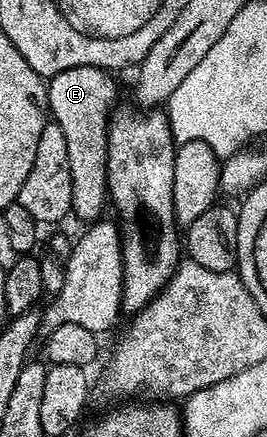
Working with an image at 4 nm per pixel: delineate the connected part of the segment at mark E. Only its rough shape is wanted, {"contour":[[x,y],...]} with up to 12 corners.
{"contour":[[77,66],[49,79],[49,117],[64,132],[73,217],[108,206],[115,75]]}

